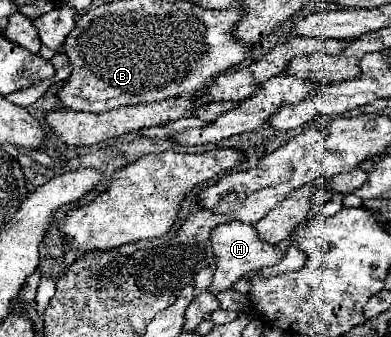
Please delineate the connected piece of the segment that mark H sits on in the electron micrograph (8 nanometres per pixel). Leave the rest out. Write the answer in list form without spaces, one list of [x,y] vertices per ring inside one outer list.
[[[226,222],[226,224],[216,226],[210,236],[210,244],[212,244],[214,256],[216,256],[216,272],[214,272],[214,280],[210,284],[212,294],[232,288],[232,284],[236,284],[242,278],[242,274],[246,274],[250,270],[260,270],[264,266],[272,266],[282,258],[282,252],[276,250],[276,246],[262,242],[258,238],[258,232],[254,230],[254,226],[244,224],[244,222]]]

